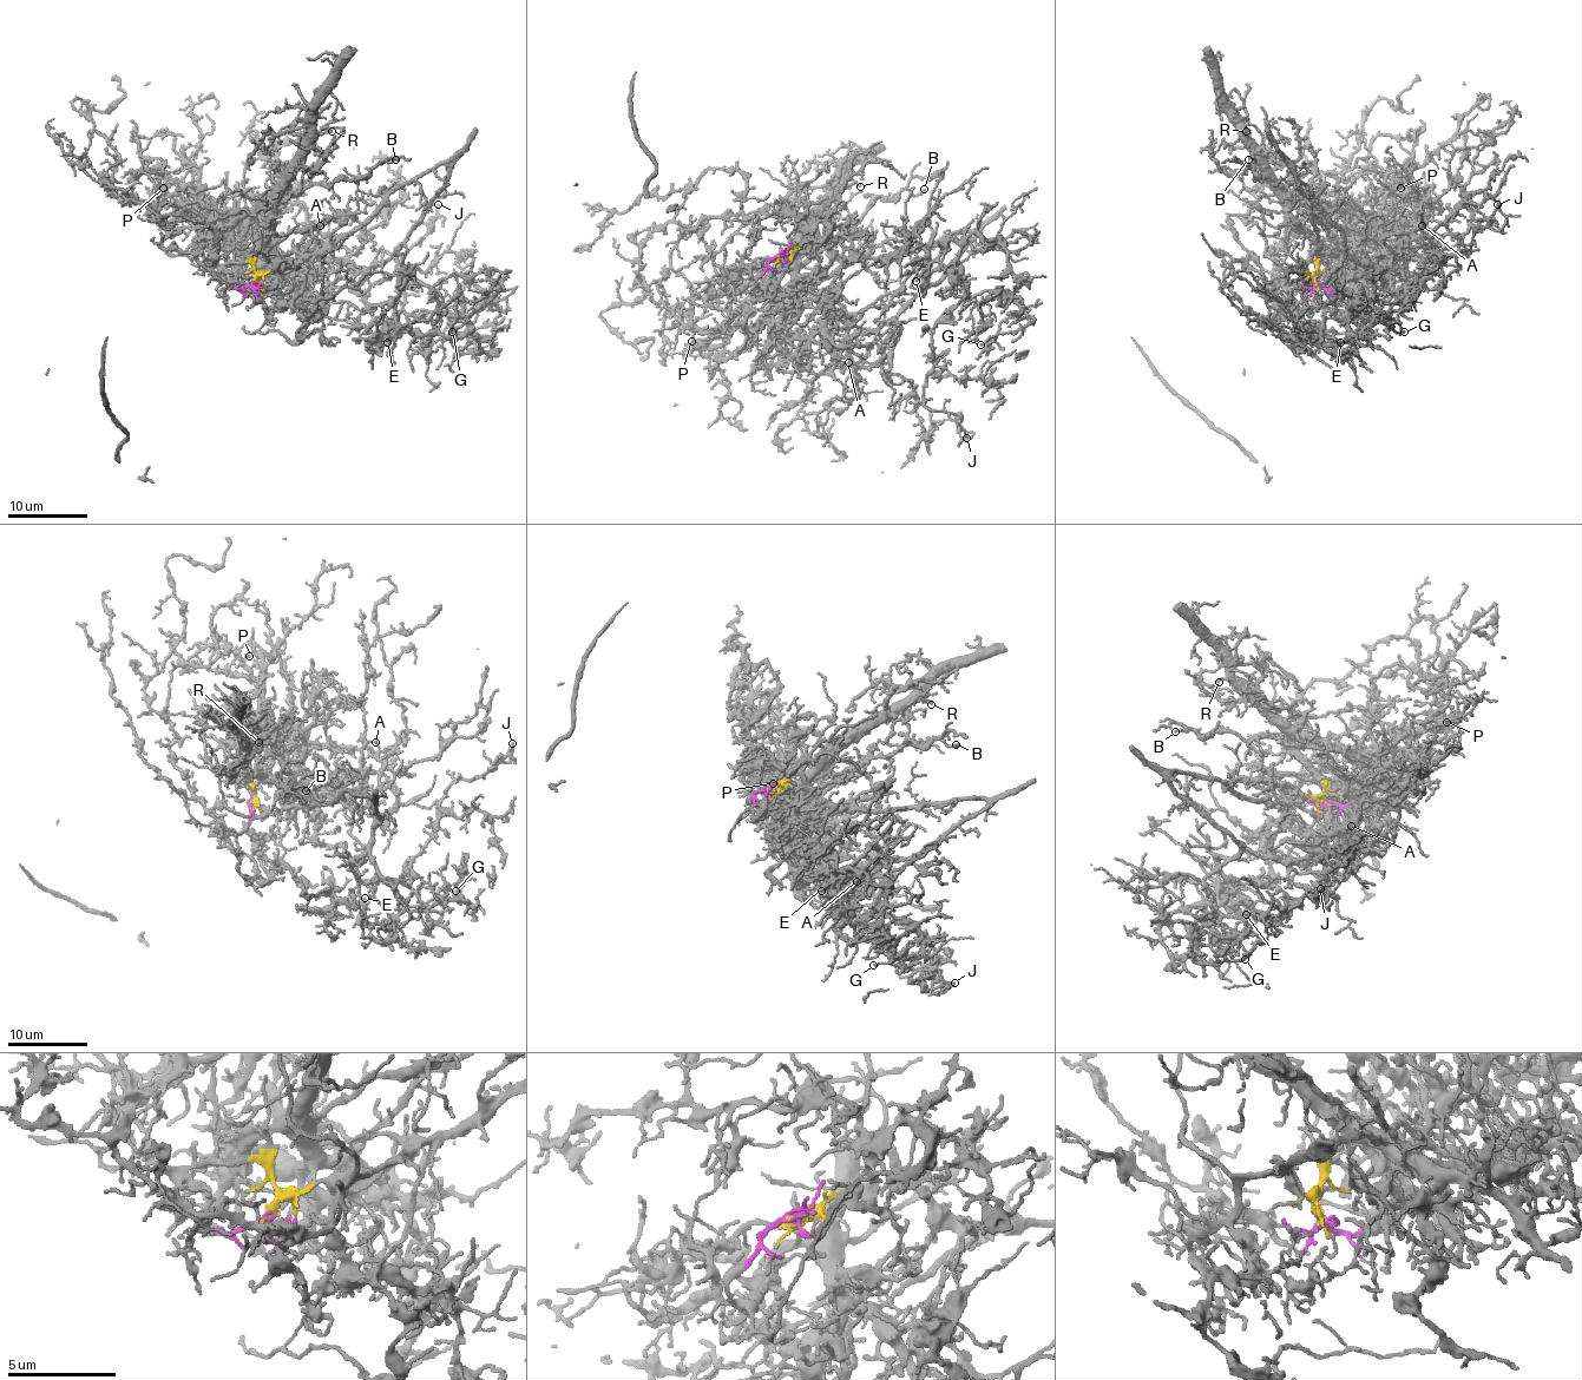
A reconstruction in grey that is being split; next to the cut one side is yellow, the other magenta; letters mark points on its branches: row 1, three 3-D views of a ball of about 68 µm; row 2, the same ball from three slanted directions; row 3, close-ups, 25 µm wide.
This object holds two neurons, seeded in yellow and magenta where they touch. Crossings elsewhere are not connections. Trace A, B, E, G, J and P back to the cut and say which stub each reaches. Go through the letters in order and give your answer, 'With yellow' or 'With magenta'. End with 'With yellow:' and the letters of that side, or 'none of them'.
A: With magenta
B: With magenta
E: With yellow
G: With yellow
J: With yellow
P: With magenta
With yellow: E, G, J

